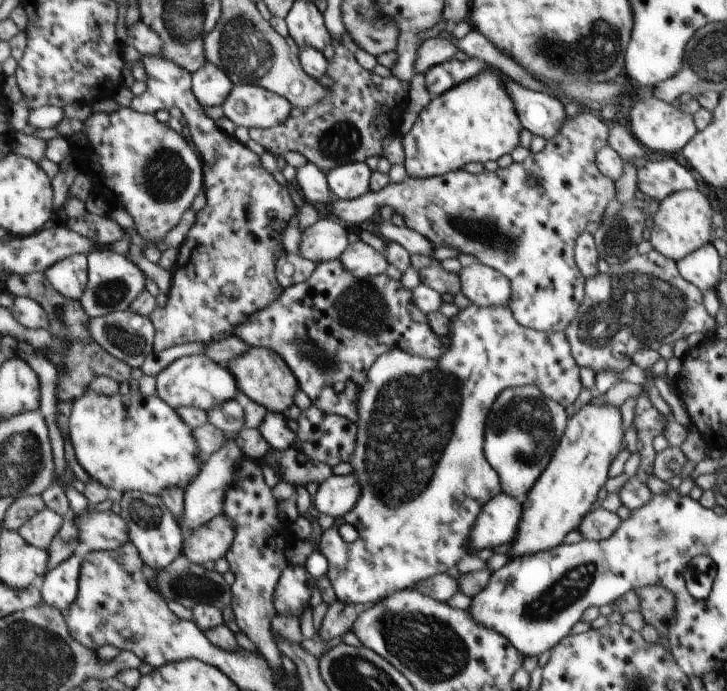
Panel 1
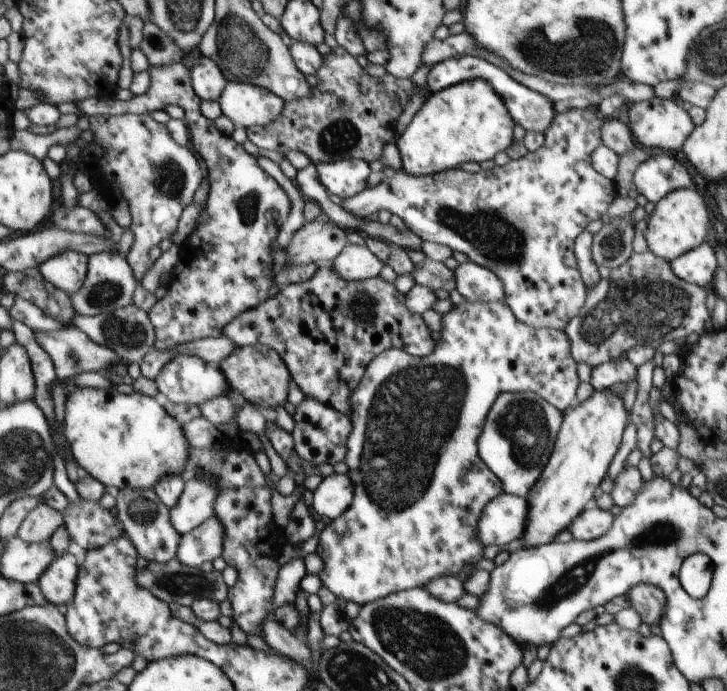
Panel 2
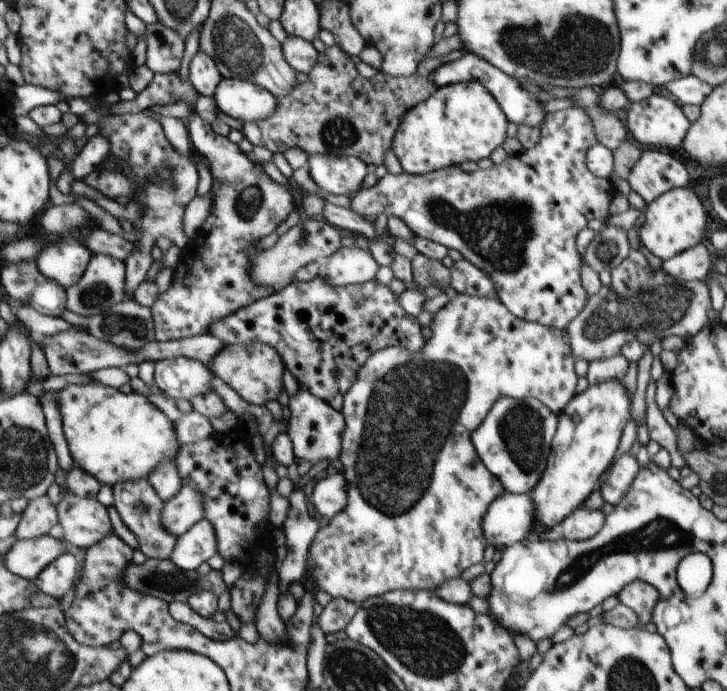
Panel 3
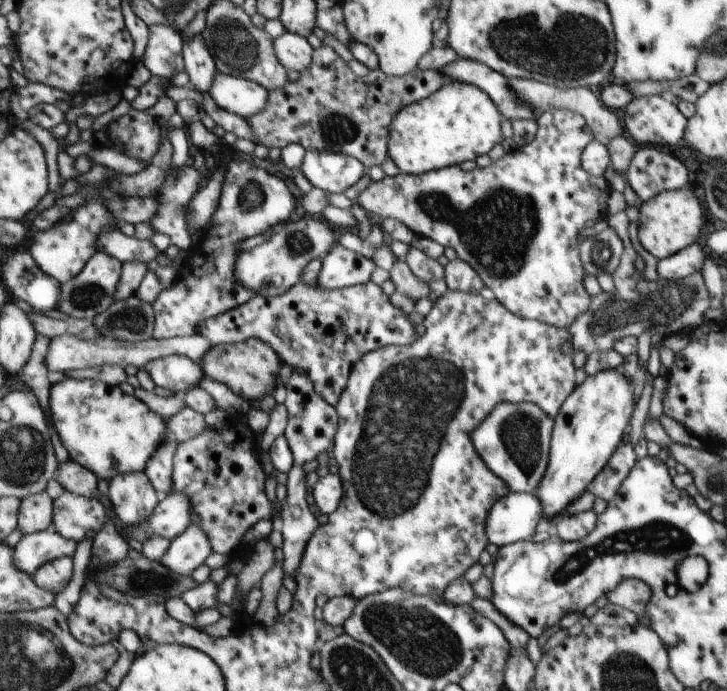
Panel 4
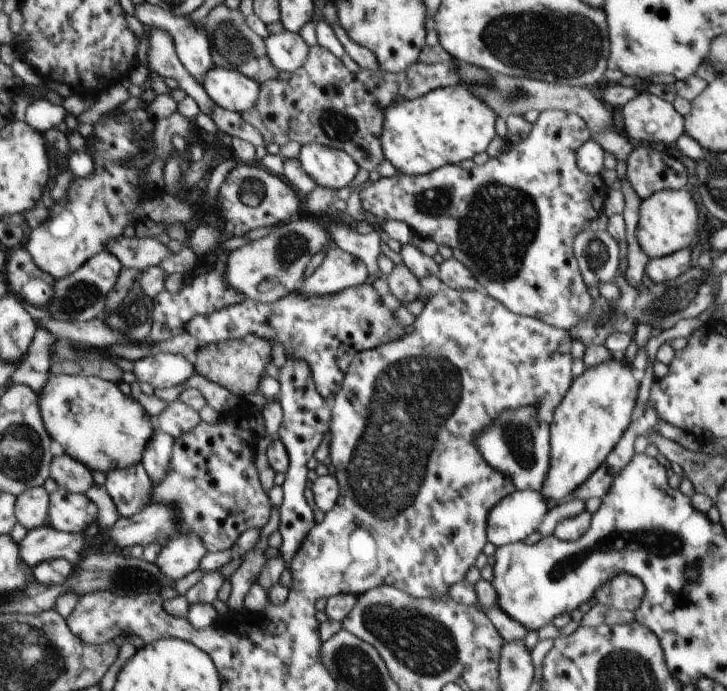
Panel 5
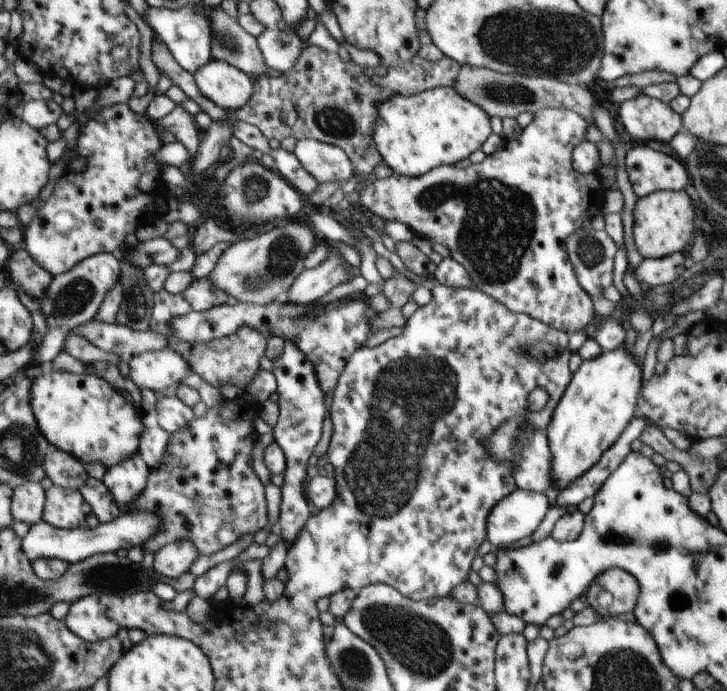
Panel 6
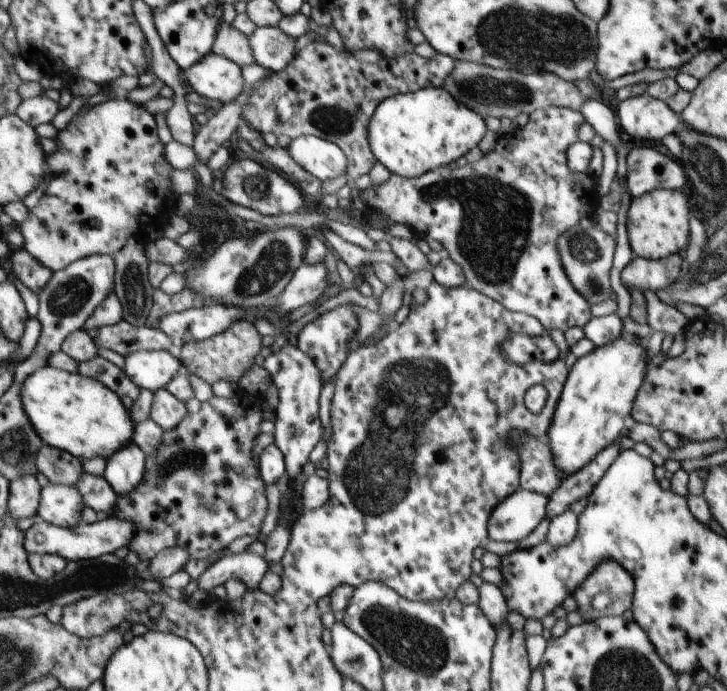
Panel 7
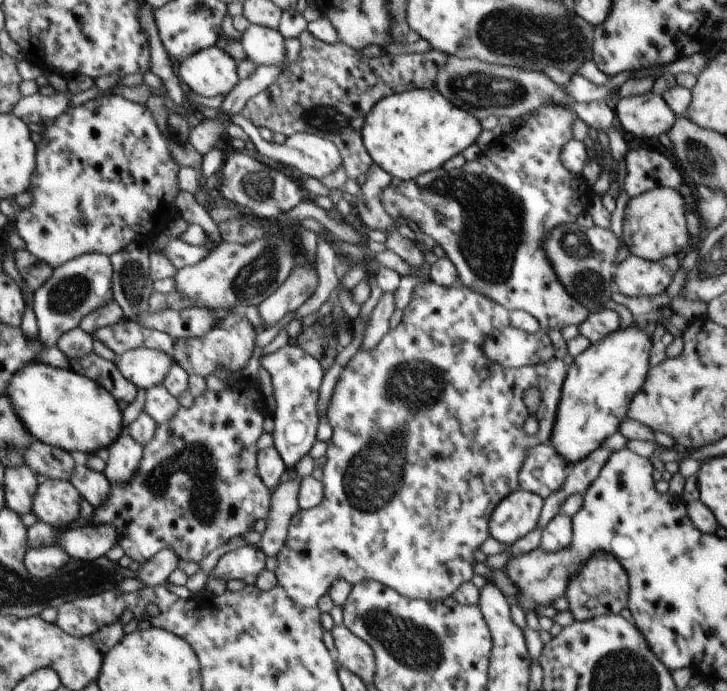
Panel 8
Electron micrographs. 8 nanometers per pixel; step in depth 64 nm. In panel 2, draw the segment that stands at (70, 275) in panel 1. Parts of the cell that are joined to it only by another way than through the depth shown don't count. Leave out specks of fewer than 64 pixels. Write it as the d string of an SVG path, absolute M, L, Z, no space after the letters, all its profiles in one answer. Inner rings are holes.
M77 249L68 250L54 260L48 260L41 271L60 290L68 294L78 294L88 280L91 256Z

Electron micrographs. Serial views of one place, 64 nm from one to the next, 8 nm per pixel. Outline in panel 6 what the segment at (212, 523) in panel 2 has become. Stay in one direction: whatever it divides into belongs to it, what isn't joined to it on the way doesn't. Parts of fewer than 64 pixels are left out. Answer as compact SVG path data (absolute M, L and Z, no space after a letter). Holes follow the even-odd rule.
M176 540L157 554L154 570L164 576L178 578L190 572L194 562L201 556L202 552L194 540Z

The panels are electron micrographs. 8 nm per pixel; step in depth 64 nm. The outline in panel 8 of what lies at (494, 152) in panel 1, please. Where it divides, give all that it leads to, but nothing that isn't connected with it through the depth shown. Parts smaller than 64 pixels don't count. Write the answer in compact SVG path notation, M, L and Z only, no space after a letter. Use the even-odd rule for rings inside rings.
M413 89L397 93L384 99L372 108L363 124L362 140L374 165L380 166L393 179L415 180L424 173L435 171L452 156L462 153L472 142L476 142L482 130L478 118L447 100L434 89Z

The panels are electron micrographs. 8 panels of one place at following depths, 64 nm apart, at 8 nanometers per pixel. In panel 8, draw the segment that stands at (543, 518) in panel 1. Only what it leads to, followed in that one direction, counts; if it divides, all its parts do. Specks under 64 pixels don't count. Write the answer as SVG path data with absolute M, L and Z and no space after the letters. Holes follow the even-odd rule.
M642 326L618 328L598 343L575 357L563 384L558 422L550 443L568 465L580 462L596 452L610 436L619 430L630 400L642 390L646 374L650 374L652 340Z

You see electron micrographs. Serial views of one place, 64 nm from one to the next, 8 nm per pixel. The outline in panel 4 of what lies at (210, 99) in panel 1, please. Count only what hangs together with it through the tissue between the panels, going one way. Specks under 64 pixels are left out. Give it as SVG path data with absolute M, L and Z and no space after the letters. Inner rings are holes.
M201 33L194 38L186 38L183 51L187 73L191 78L191 85L202 93L211 93L218 76L219 66L211 49L208 47L206 36Z

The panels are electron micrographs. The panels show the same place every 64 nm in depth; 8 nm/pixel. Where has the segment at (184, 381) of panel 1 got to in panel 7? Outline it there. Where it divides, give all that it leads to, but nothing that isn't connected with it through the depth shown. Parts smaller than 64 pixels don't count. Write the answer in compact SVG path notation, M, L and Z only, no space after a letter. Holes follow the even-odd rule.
M142 350L127 356L124 370L136 385L155 394L167 389L183 366L180 356L169 351Z

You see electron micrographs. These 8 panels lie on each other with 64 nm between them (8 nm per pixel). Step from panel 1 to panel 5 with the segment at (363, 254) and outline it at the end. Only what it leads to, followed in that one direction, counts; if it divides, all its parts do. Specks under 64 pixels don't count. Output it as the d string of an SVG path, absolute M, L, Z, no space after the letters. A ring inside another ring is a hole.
M335 246L328 249L324 264L313 276L304 280L297 292L306 297L332 295L343 289L362 285L366 278L365 265L354 255Z

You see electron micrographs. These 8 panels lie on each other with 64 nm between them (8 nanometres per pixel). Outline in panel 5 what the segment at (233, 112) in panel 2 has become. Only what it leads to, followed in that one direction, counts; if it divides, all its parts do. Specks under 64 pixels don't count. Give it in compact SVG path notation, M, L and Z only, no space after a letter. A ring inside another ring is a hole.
M217 65L204 78L203 86L219 106L242 114L258 107L262 95L260 82L237 69Z

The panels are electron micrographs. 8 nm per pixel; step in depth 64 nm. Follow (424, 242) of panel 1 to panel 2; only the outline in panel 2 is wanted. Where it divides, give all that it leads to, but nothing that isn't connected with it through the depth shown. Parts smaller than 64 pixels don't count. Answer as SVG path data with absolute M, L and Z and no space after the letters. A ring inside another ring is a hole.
M313 162L304 170L298 170L295 181L303 194L309 200L314 200L320 204L324 210L324 216L336 221L336 224L340 224L344 228L352 228L352 230L366 236L372 236L372 238L384 239L404 250L422 250L424 240L418 234L414 234L412 230L404 228L404 232L400 232L390 223L382 224L376 219L360 220L360 218L352 216L348 210L344 210L343 206L332 202L332 198L328 195L327 186L322 183L316 163Z

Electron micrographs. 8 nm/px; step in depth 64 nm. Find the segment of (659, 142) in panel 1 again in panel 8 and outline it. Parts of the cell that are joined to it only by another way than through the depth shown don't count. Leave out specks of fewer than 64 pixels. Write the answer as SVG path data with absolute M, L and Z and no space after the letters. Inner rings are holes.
M650 91L620 98L615 117L619 128L634 138L654 138L667 134L677 120L661 96Z

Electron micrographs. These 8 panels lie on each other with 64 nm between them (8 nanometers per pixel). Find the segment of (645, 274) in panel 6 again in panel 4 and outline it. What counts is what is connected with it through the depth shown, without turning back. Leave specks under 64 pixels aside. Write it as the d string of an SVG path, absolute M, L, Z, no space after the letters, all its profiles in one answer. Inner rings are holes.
M692 244L692 247L684 248L683 252L678 252L675 256L659 259L656 266L658 277L672 282L697 271L701 272L702 263L708 254L704 244Z

